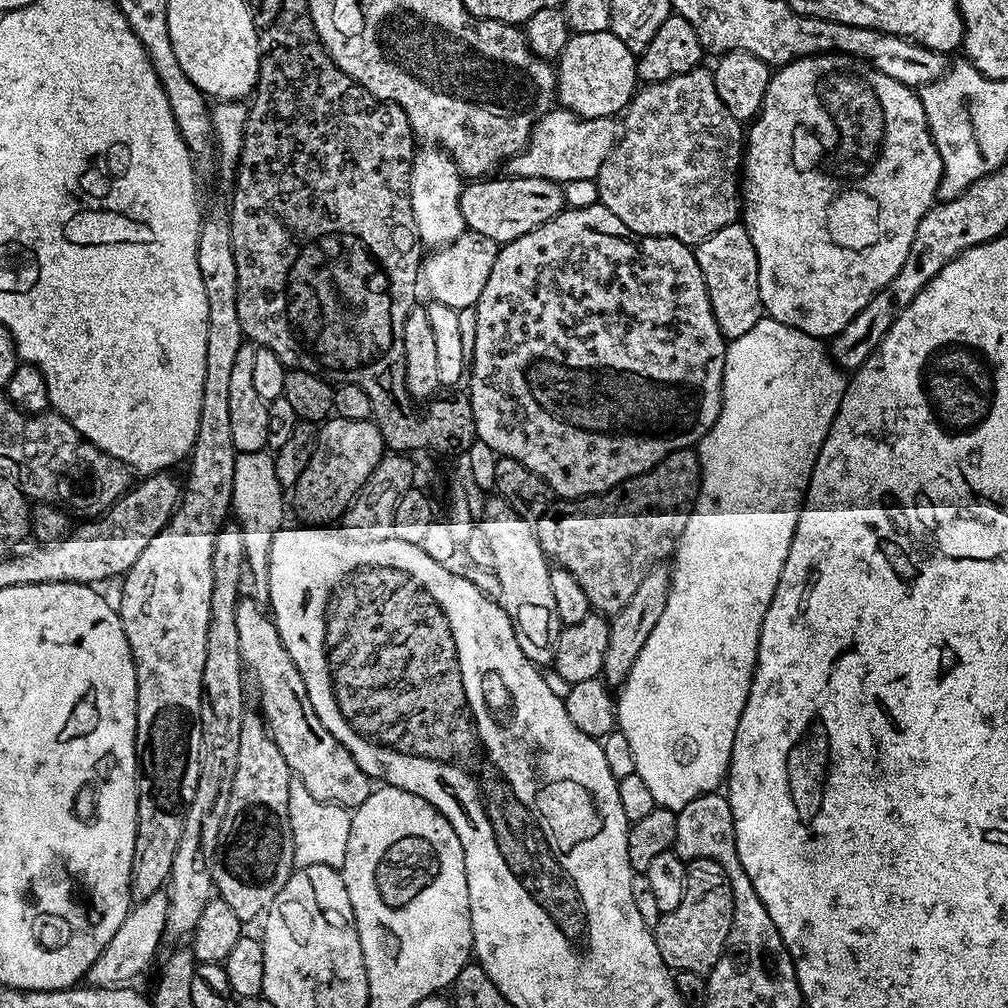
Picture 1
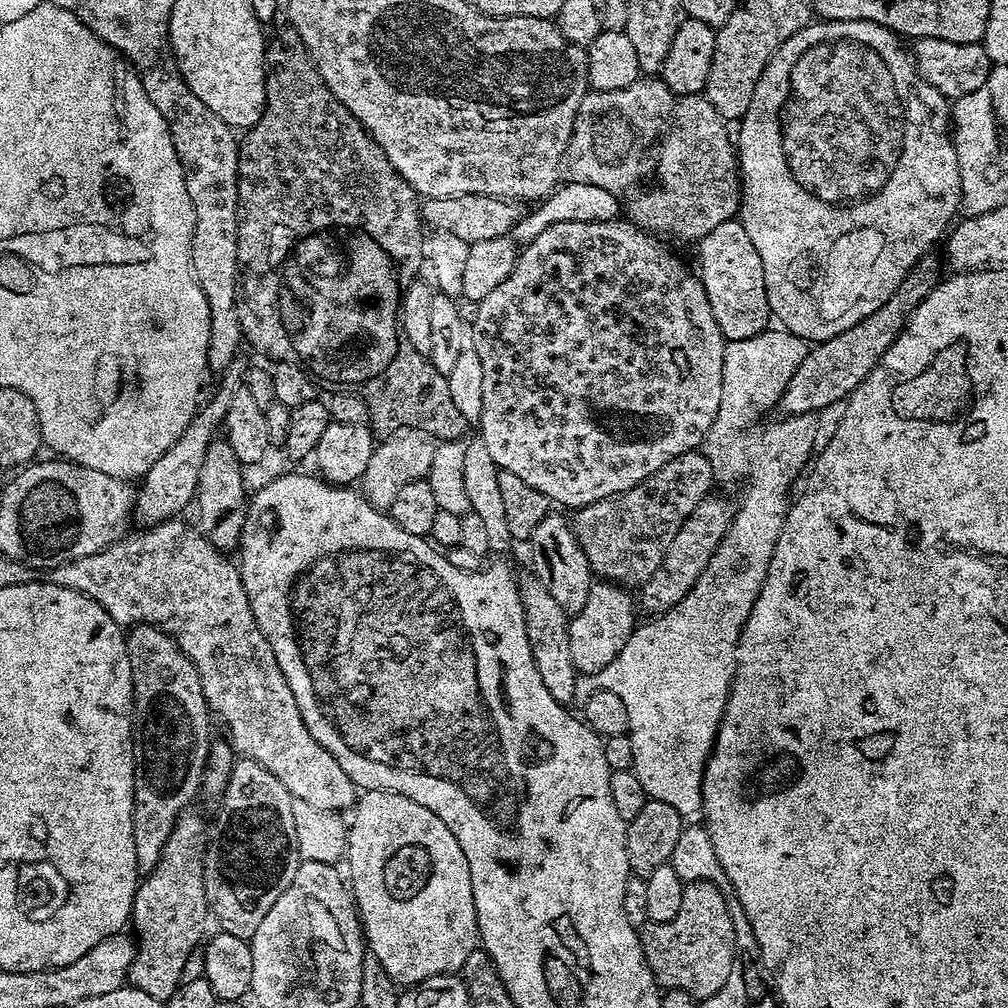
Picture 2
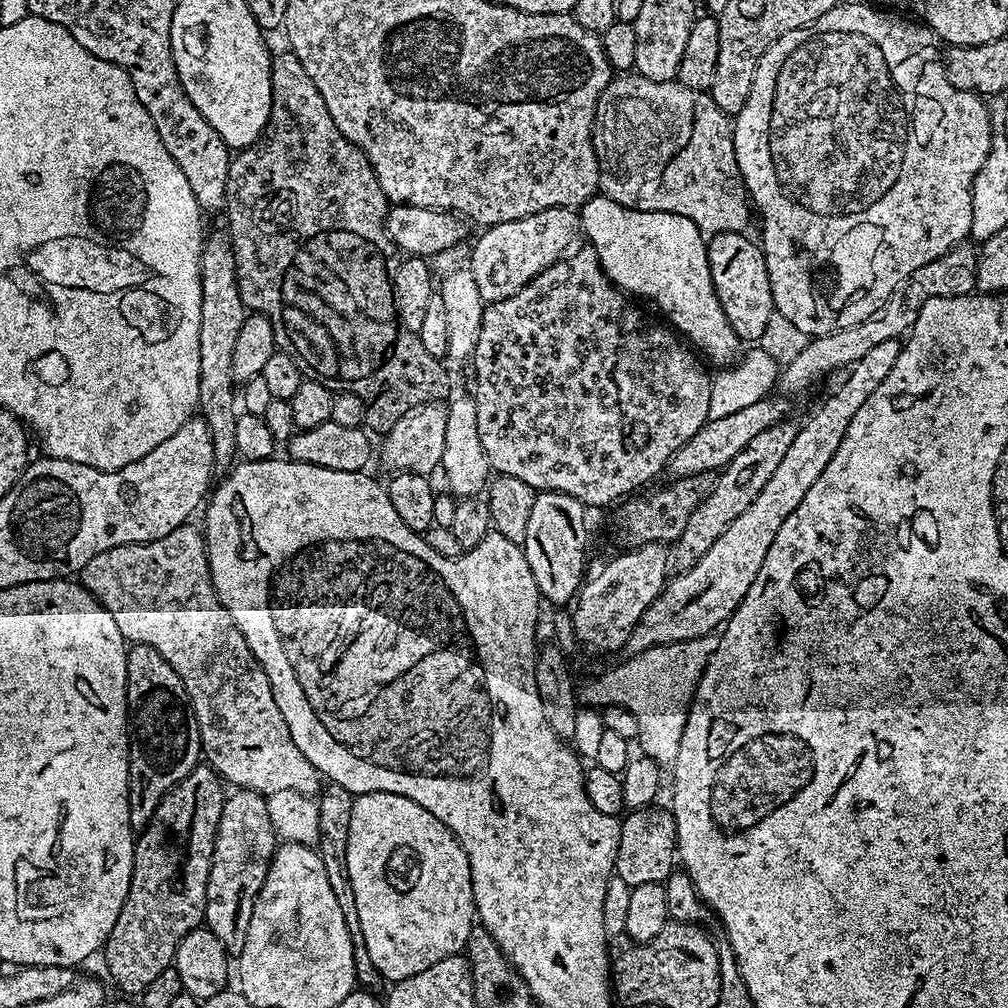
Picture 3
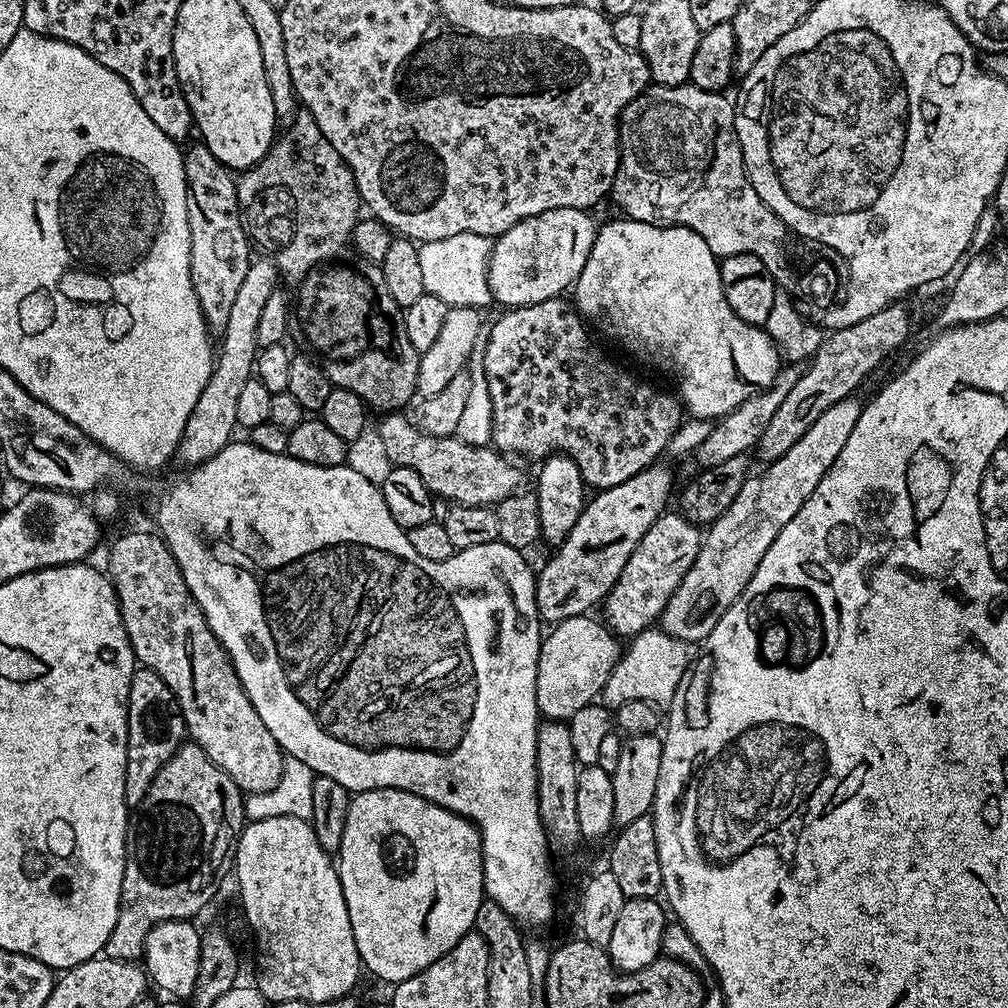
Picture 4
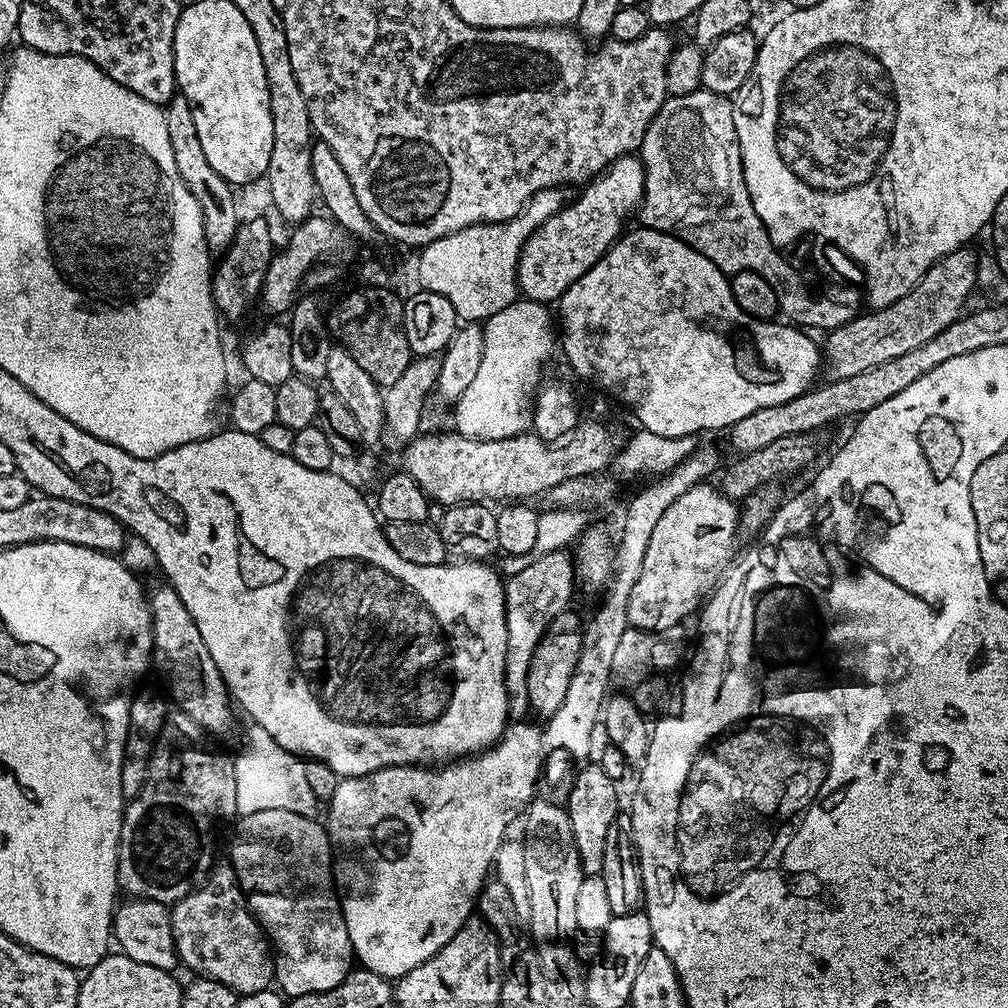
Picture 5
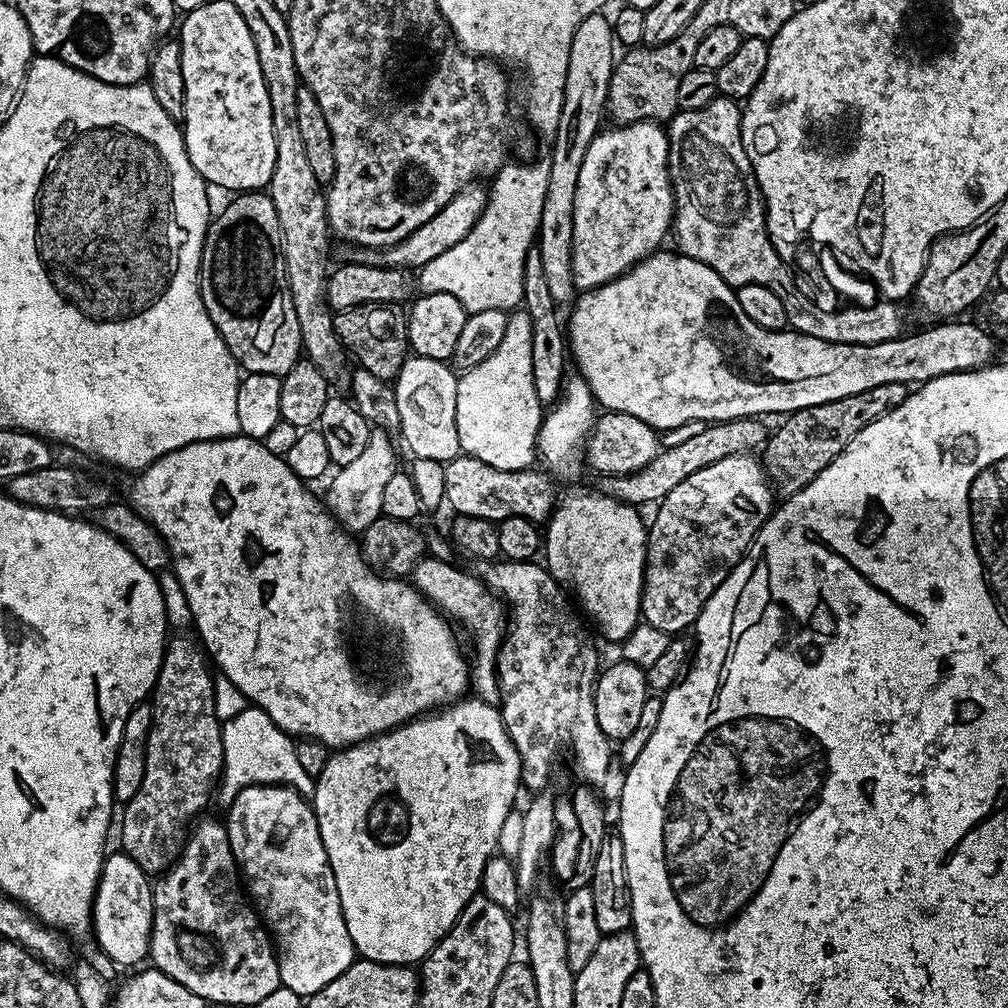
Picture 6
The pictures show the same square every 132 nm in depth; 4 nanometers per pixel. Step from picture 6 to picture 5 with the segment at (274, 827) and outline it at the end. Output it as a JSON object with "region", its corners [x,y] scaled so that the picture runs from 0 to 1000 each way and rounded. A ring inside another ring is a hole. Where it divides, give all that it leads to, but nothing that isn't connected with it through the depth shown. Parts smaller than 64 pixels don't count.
{"region":[[[256,804],[256,808],[248,808],[237,814],[238,818],[234,821],[234,830],[230,833],[229,859],[234,865],[234,870],[238,872],[238,880],[243,886],[258,885],[255,889],[247,888],[245,890],[246,900],[257,913],[258,919],[262,922],[267,934],[272,938],[272,968],[276,976],[278,972],[277,983],[286,990],[331,982],[331,978],[335,978],[335,974],[339,974],[345,969],[345,965],[351,956],[351,945],[347,927],[343,923],[339,897],[334,886],[333,889],[329,886],[329,877],[331,881],[331,841],[325,832],[322,818],[320,816],[313,817],[313,815],[309,810],[292,808],[288,804]]]}

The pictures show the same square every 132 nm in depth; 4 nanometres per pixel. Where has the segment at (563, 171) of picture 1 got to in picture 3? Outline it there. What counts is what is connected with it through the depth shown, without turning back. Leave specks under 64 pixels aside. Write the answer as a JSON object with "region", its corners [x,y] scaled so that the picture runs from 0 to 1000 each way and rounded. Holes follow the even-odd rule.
{"region":[[[615,73],[608,78],[606,83],[597,89],[597,93],[591,102],[591,116],[587,122],[587,144],[591,150],[591,156],[595,162],[595,186],[594,189],[603,194],[609,200],[613,200],[622,206],[637,208],[638,210],[668,210],[677,212],[677,216],[685,216],[694,229],[699,232],[711,230],[738,230],[742,222],[742,206],[744,210],[744,195],[742,187],[738,184],[736,173],[732,169],[732,157],[728,149],[728,137],[726,129],[728,123],[723,112],[718,111],[702,91],[685,89],[677,85],[671,79],[661,81],[645,81],[645,77],[634,73]]]}

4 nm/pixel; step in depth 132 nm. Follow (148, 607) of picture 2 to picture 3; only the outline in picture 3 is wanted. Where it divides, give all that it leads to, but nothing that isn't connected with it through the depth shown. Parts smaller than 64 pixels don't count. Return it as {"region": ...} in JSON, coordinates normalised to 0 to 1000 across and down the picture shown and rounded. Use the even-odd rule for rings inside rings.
{"region":[[[189,519],[182,520],[177,526],[169,526],[169,530],[165,530],[165,534],[157,534],[153,538],[113,542],[113,546],[101,546],[101,550],[89,554],[89,558],[85,558],[83,564],[77,568],[78,578],[82,579],[83,584],[107,606],[109,613],[113,613],[113,618],[117,620],[117,625],[121,625],[124,636],[128,640],[153,641],[153,645],[157,645],[157,649],[161,649],[161,653],[165,653],[165,657],[169,657],[169,661],[173,661],[177,673],[181,673],[181,681],[188,692],[188,700],[192,704],[192,712],[196,716],[201,753],[213,764],[215,770],[235,783],[247,782],[249,786],[256,786],[263,792],[271,790],[276,784],[296,784],[300,788],[313,791],[319,782],[318,768],[310,759],[308,752],[304,752],[304,748],[300,748],[300,744],[296,744],[296,740],[292,740],[292,732],[288,732],[288,720],[284,720],[284,712],[280,712],[280,704],[276,704],[276,696],[272,696],[272,687],[268,681],[268,675],[264,673],[264,665],[260,665],[260,661],[252,653],[248,641],[244,641],[244,633],[240,633],[240,625],[236,625],[232,613],[228,613],[224,601],[216,593],[214,582],[210,580],[210,570],[206,564],[206,546],[202,542],[202,529],[197,523],[190,523]]]}

